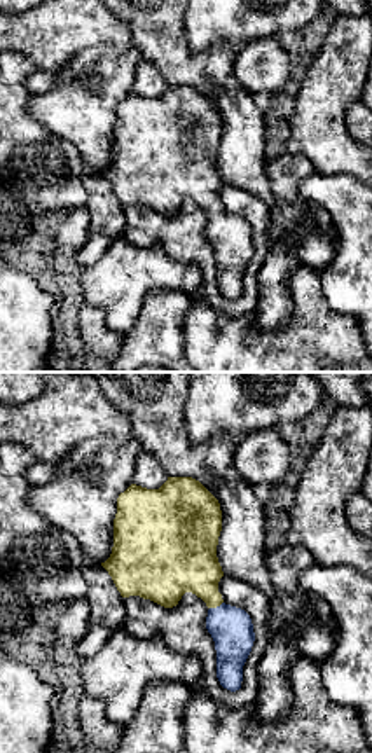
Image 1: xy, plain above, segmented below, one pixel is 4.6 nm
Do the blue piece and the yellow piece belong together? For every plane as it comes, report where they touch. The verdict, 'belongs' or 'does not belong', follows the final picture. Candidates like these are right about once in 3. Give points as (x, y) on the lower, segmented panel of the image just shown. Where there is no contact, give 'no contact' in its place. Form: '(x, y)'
(217, 607)

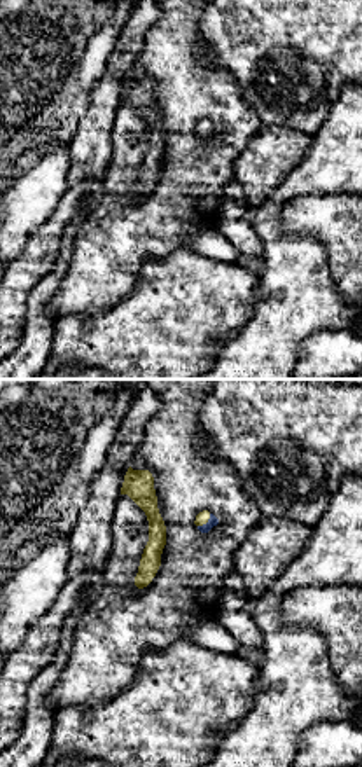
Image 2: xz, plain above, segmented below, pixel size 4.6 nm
(207, 523)

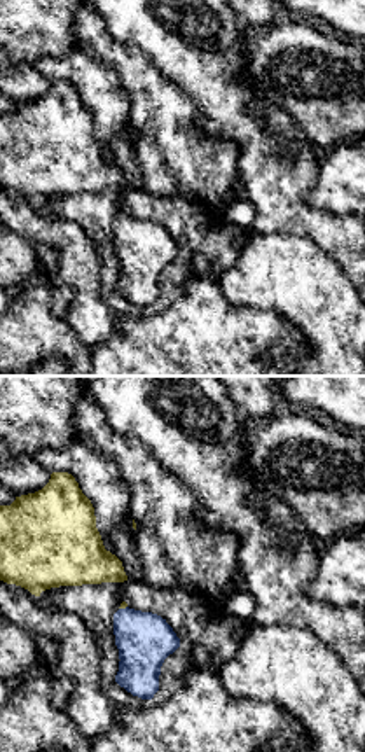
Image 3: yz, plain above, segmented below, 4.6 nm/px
(123, 609)

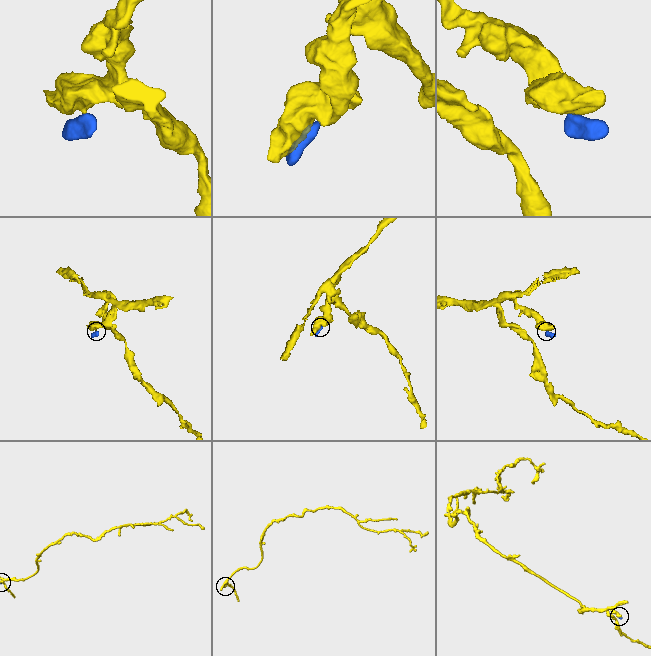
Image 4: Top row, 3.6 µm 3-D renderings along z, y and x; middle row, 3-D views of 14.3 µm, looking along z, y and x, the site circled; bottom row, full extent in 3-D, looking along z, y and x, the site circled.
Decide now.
belongs

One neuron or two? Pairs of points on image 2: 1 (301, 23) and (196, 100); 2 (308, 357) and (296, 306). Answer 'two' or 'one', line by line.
1: two
2: two

